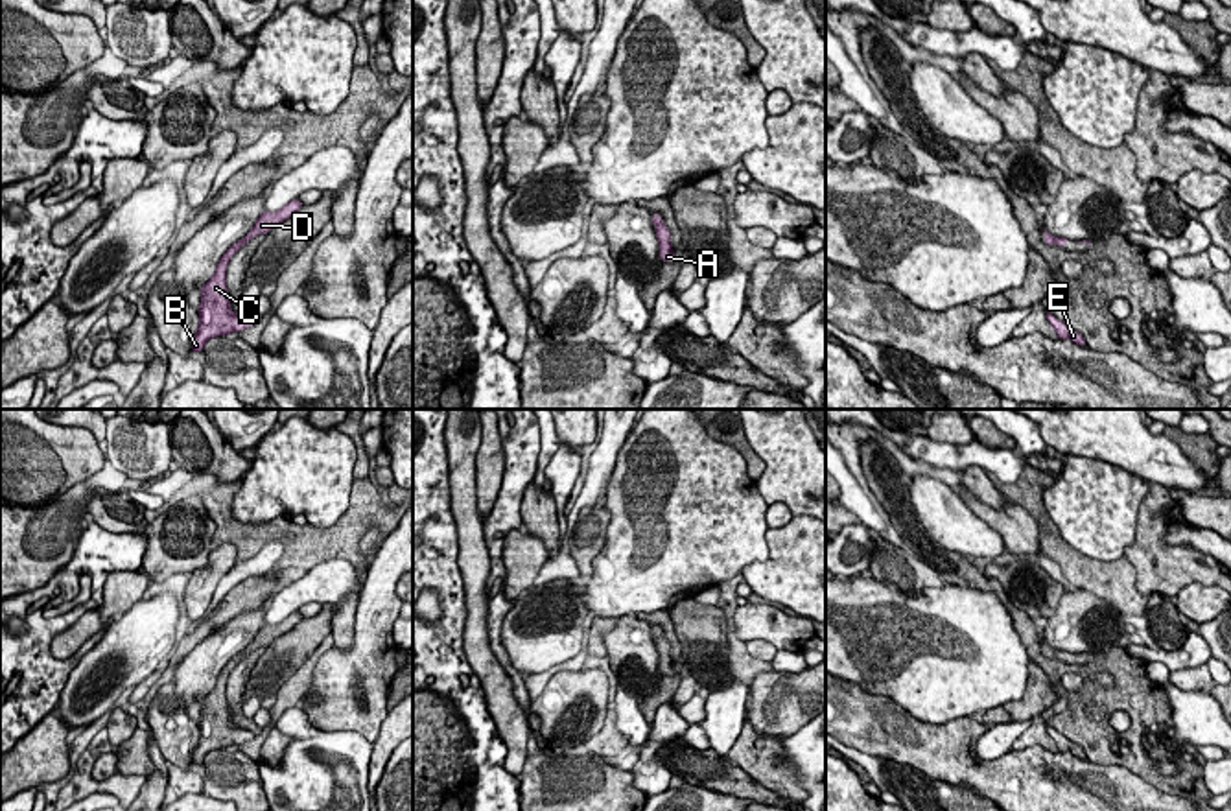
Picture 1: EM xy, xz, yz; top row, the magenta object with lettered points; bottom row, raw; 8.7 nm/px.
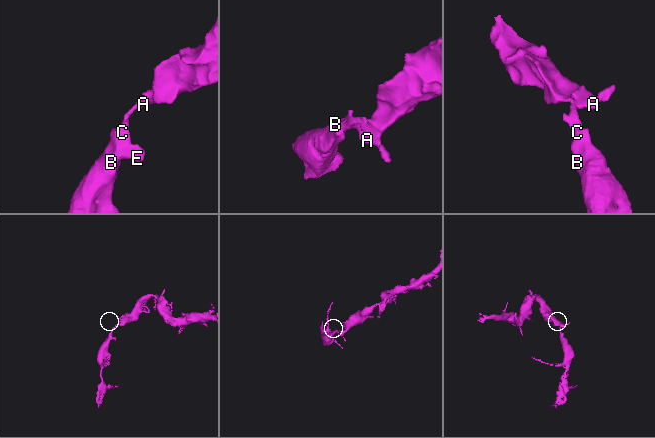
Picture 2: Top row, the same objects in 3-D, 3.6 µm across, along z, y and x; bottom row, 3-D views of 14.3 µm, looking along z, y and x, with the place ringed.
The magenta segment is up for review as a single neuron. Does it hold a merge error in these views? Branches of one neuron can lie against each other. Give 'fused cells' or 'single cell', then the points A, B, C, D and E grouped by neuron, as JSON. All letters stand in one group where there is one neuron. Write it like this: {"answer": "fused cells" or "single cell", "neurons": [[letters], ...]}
{"answer": "single cell", "neurons": [["A", "B", "C", "D", "E"]]}

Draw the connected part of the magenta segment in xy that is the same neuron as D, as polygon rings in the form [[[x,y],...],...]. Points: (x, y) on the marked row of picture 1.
[[[293,199],[278,212],[264,212],[252,230],[234,243],[219,260],[214,276],[201,288],[199,330],[192,341],[192,352],[203,352],[208,339],[217,335],[230,335],[254,326],[254,321],[236,315],[230,310],[230,297],[227,291],[227,265],[230,258],[258,234],[267,234],[276,225],[295,216],[304,205]]]

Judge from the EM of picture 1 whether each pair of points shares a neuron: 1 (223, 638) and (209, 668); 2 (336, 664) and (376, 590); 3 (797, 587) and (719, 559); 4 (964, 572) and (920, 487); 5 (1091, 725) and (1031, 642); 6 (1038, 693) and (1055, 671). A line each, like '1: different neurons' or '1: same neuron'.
1: same neuron
2: same neuron
3: different neurons
4: different neurons
5: same neuron
6: different neurons

